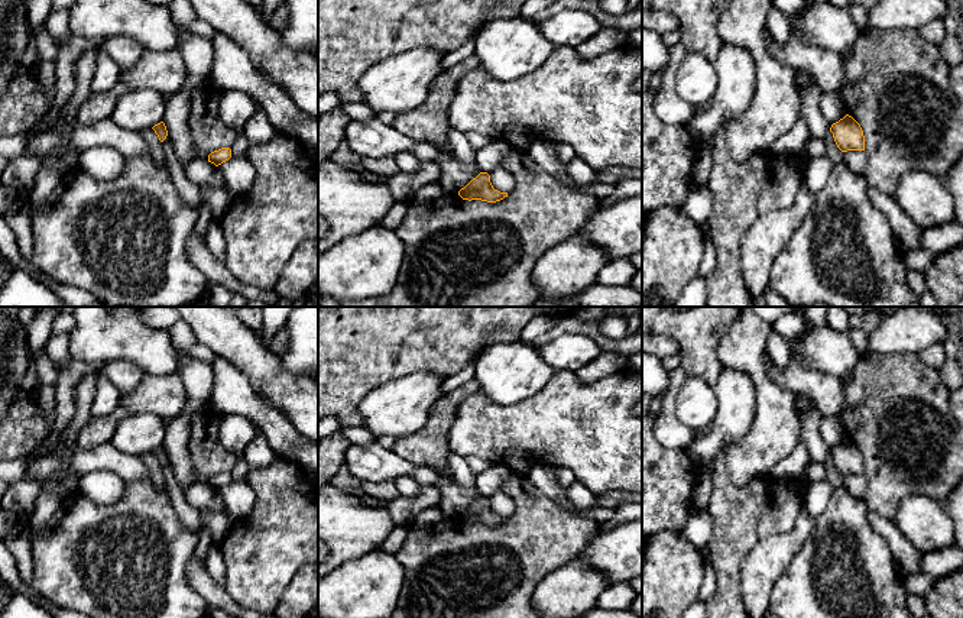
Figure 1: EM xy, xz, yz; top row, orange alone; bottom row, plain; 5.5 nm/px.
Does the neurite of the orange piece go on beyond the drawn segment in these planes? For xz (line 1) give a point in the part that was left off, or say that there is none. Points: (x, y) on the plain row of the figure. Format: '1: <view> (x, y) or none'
1: none

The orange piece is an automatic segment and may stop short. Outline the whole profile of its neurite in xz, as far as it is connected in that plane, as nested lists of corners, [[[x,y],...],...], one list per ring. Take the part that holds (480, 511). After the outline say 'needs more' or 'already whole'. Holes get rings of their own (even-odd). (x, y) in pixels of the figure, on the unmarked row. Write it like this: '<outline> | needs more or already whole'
[[[480,496],[473,502],[464,512],[458,515],[463,524],[482,524],[487,527],[496,527],[508,521],[508,517],[500,517],[493,512],[490,507],[490,499],[487,496]]] | already whole

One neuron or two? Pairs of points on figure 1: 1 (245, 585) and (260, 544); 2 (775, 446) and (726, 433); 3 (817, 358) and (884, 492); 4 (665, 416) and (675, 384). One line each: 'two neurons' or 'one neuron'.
1: one neuron
2: two neurons
3: two neurons
4: one neuron

